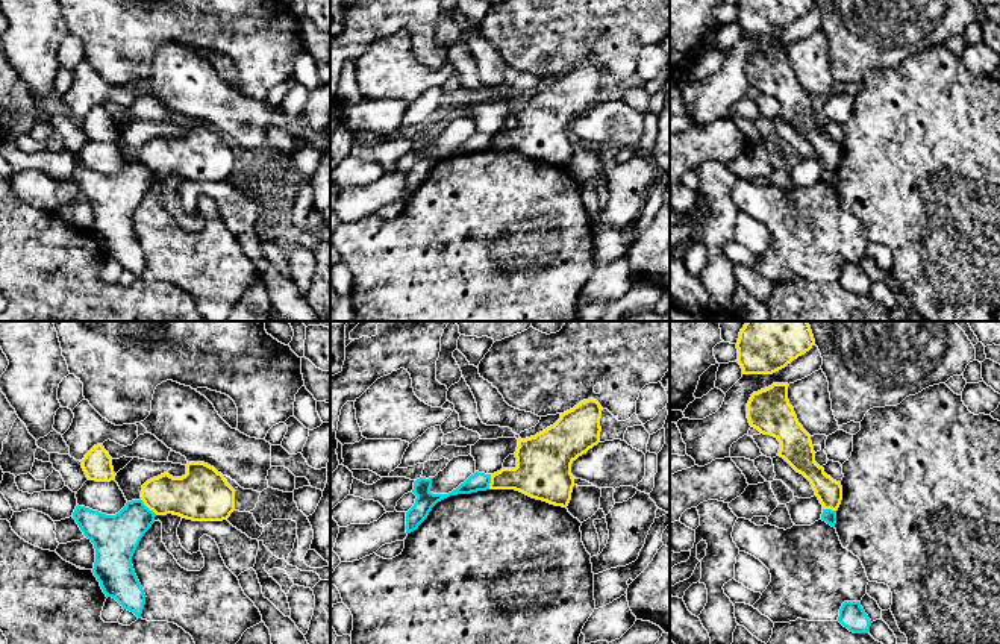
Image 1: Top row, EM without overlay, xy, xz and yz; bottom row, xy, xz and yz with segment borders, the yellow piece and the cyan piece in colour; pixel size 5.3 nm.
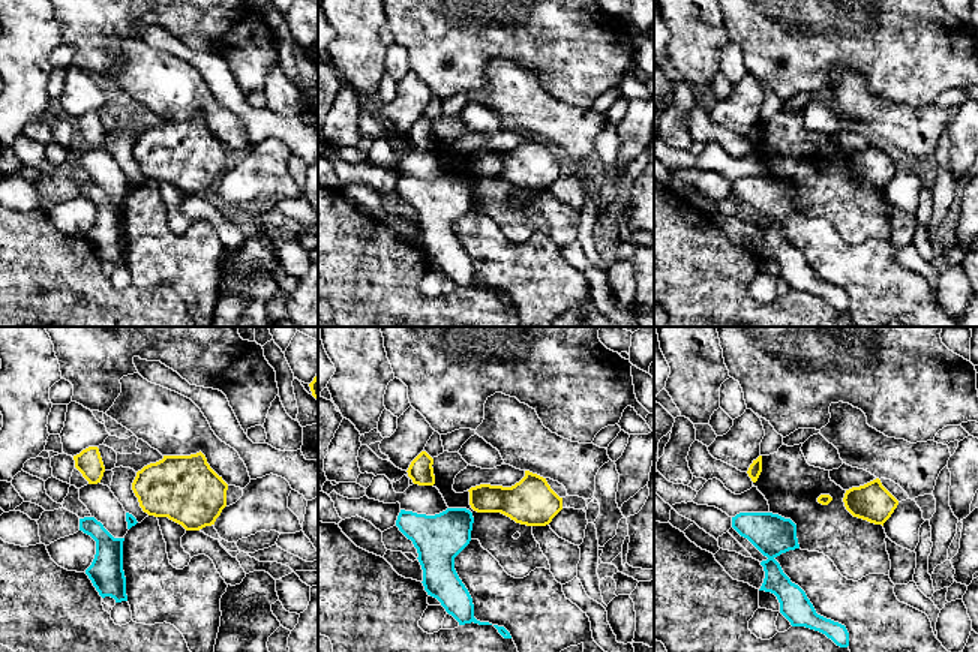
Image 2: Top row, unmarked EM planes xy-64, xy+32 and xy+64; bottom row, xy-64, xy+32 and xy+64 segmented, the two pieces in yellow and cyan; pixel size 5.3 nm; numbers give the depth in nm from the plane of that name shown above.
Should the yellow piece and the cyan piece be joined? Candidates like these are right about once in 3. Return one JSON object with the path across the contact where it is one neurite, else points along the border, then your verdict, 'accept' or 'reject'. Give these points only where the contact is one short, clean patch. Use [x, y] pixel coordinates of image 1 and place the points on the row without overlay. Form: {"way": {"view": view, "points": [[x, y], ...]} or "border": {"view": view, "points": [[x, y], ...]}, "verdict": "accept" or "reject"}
{"border": {"view": "xy", "points": [[140, 159], [156, 175]]}, "verdict": "reject"}

